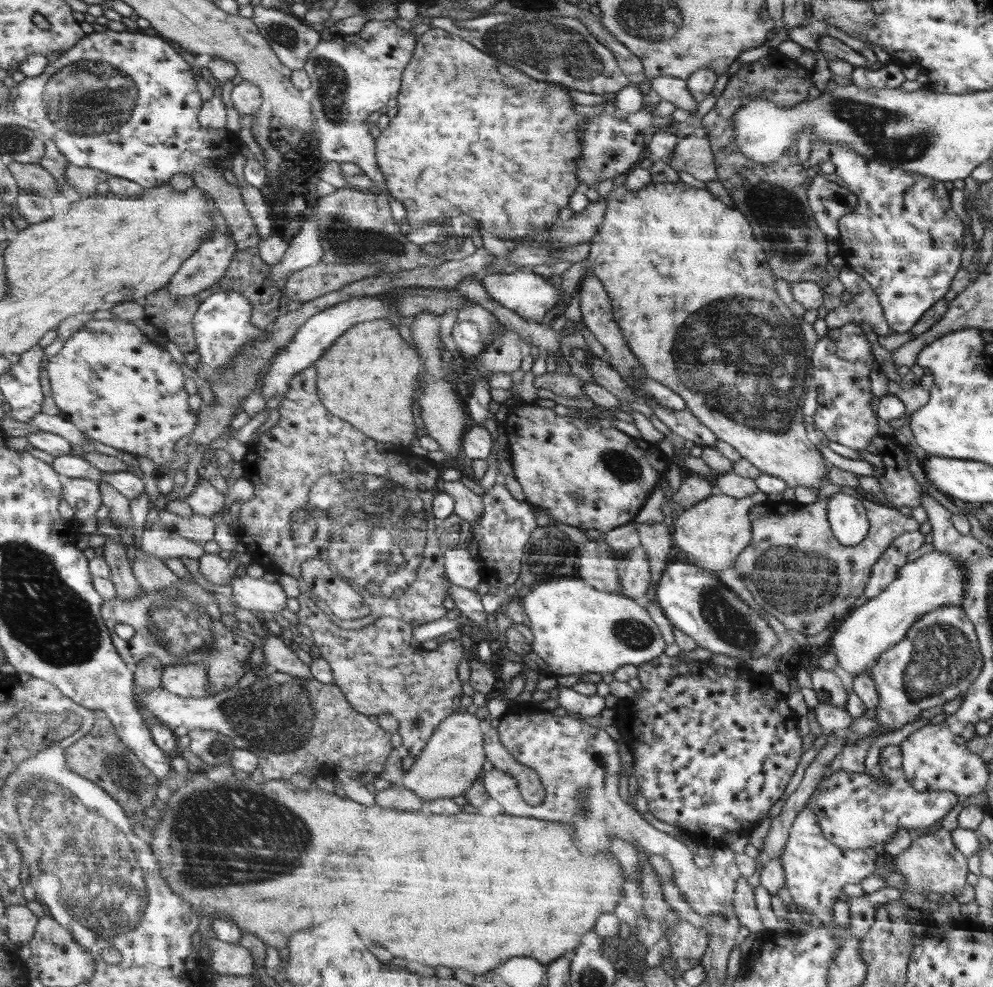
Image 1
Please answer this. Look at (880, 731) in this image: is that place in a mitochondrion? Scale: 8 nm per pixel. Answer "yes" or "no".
no

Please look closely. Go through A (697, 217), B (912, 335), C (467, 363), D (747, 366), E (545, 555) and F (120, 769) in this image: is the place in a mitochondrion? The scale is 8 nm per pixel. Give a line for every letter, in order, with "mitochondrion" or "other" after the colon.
A: other
B: other
C: other
D: mitochondrion
E: mitochondrion
F: mitochondrion

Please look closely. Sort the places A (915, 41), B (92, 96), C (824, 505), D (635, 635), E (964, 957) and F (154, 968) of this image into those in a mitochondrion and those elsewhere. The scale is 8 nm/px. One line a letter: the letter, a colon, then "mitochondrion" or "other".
A: other
B: mitochondrion
C: other
D: mitochondrion
E: other
F: other

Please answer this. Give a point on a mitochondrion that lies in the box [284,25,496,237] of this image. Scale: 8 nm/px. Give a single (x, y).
(334, 90)

